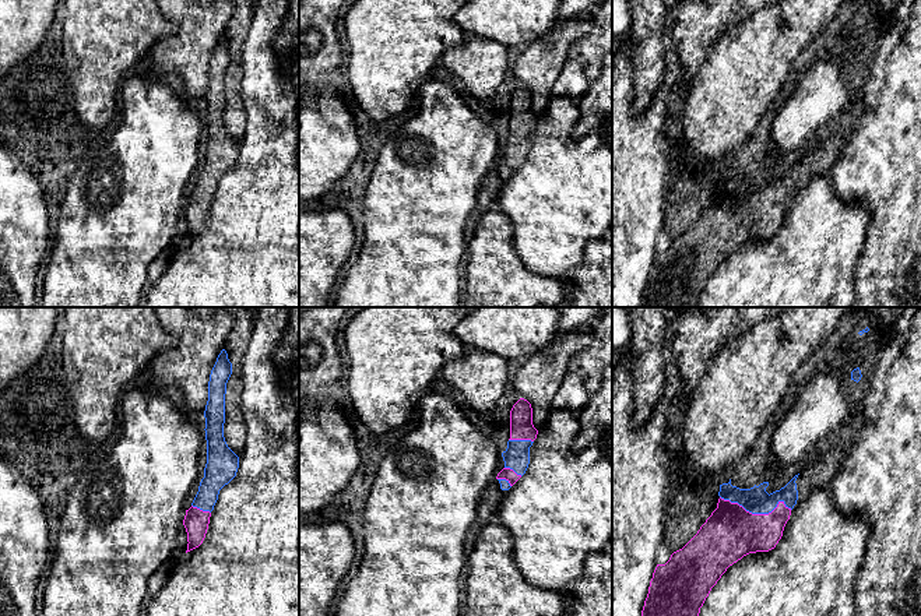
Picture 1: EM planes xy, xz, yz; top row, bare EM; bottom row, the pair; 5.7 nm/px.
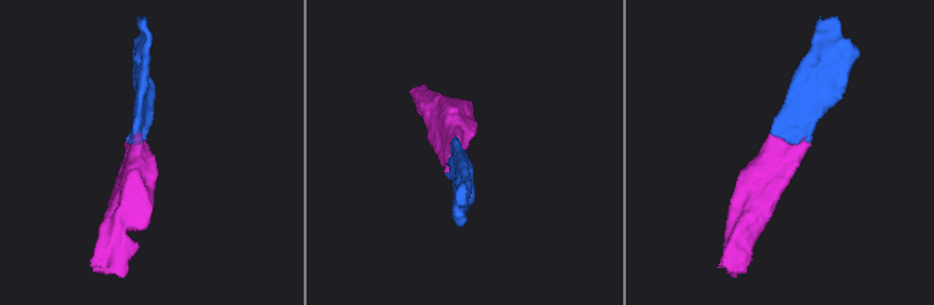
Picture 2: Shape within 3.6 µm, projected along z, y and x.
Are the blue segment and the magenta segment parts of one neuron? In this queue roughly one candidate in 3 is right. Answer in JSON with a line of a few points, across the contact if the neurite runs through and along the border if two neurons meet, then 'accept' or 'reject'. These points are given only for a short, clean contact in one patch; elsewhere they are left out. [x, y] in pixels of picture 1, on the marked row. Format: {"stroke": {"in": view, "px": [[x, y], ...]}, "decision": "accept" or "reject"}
{"stroke": {"in": "yz", "px": [[756, 500], [756, 513], [731, 532]]}, "decision": "accept"}

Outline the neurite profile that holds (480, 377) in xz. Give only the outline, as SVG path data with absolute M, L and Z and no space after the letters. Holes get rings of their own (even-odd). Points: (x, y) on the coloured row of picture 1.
M465 348L461 359L449 360L440 377L450 383L467 406L478 413L495 409L503 395L509 376L509 360L477 348Z

